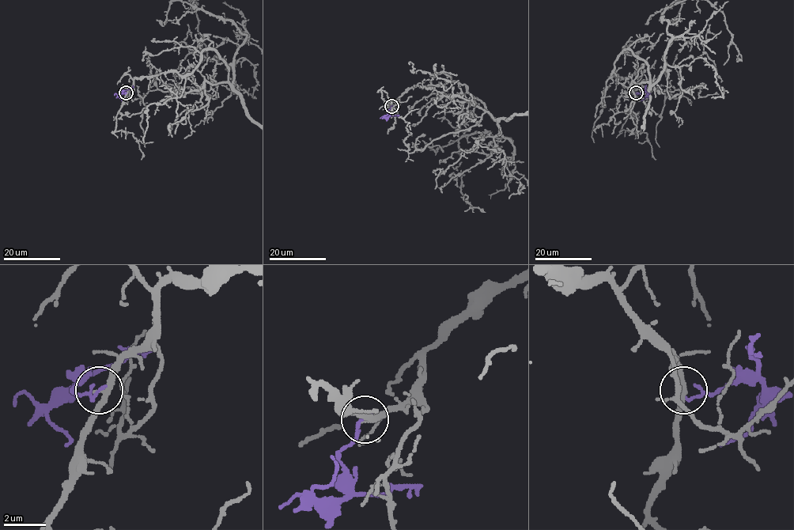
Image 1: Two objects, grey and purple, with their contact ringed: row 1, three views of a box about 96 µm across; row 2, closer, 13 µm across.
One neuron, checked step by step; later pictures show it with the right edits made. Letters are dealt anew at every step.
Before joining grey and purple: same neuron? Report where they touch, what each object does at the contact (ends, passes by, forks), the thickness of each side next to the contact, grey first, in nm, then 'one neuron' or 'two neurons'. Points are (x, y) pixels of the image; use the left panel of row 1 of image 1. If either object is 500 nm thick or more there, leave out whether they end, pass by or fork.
at (126, 92); grey passes by; purple ends there; 260 nm thick on the grey side, 130 nm on the other; two neurons

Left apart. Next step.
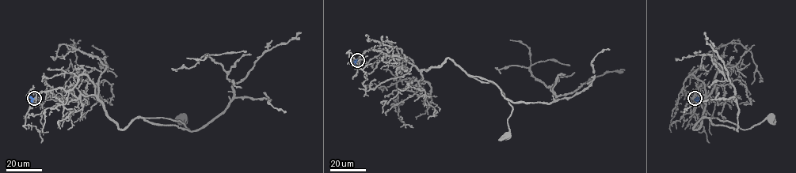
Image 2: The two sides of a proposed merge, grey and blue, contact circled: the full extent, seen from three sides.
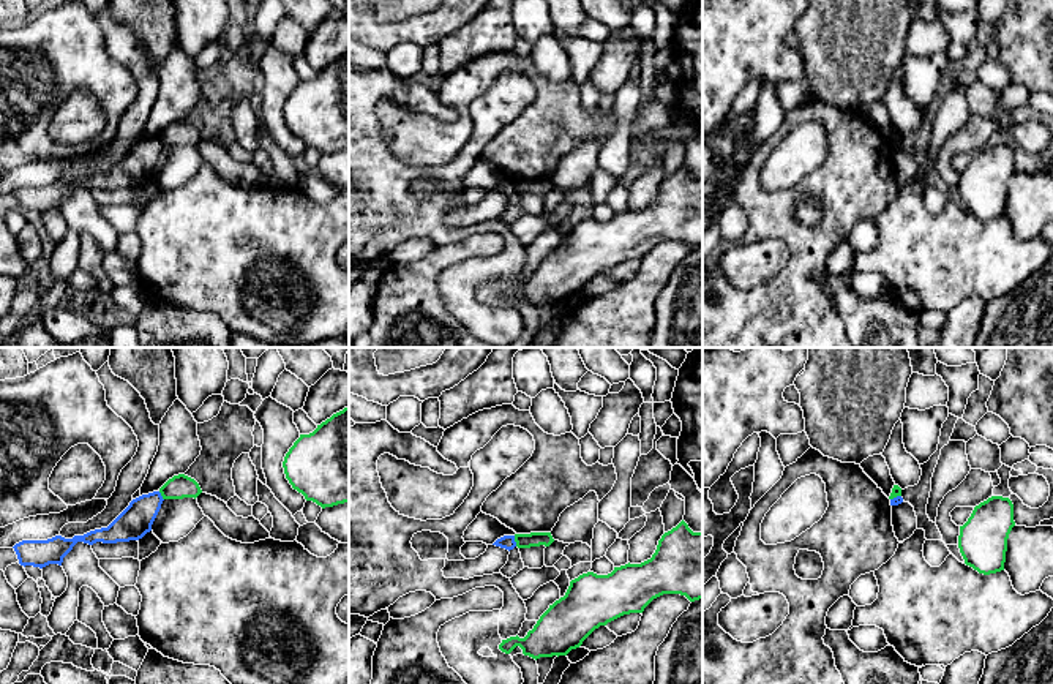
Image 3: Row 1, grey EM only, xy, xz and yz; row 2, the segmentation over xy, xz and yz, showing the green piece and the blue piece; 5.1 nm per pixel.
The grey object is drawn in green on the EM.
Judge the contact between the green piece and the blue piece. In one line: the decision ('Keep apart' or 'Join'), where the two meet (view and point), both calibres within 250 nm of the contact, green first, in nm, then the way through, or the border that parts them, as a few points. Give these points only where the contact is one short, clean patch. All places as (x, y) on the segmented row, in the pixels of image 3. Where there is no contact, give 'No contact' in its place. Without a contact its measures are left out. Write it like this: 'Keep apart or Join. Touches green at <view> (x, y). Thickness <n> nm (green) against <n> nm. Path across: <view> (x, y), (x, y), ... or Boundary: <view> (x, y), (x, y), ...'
Keep apart. Touches green at xz (515, 541). Thickness 80 nm (green) against 70 nm. Boundary: xz (513, 536), (517, 545)

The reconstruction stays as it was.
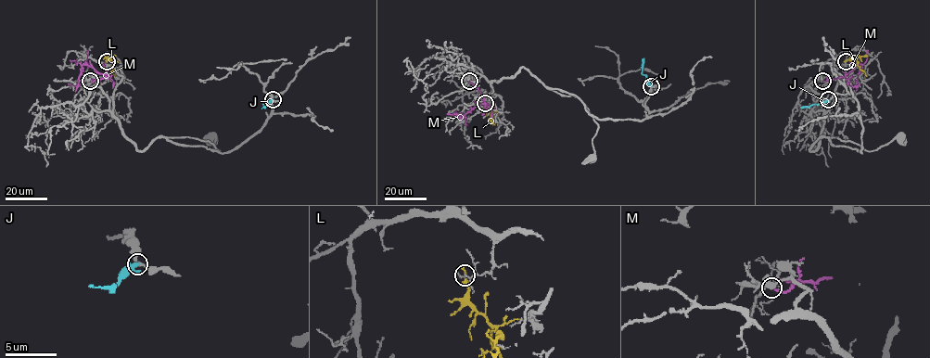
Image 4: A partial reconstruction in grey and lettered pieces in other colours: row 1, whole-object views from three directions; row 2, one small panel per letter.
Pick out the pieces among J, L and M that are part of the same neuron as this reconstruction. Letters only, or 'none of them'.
J

